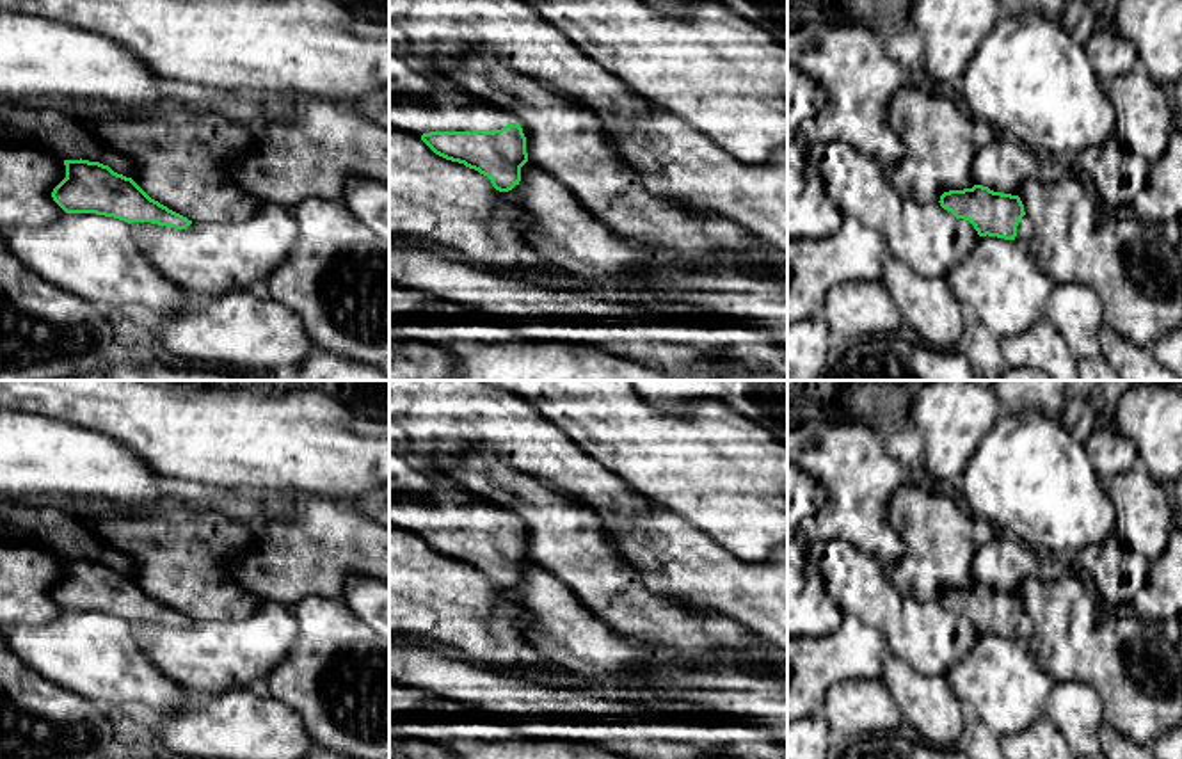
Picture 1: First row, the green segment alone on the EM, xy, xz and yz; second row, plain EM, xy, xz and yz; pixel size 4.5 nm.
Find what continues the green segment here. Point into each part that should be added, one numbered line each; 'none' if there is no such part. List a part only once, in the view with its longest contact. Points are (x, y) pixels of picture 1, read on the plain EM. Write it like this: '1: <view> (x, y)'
1: xz (445, 507)
2: yz (1022, 635)

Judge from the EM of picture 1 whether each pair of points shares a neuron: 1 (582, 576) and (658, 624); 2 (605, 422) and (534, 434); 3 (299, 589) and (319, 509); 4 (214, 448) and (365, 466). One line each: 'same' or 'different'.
1: same
2: different
3: same
4: same

